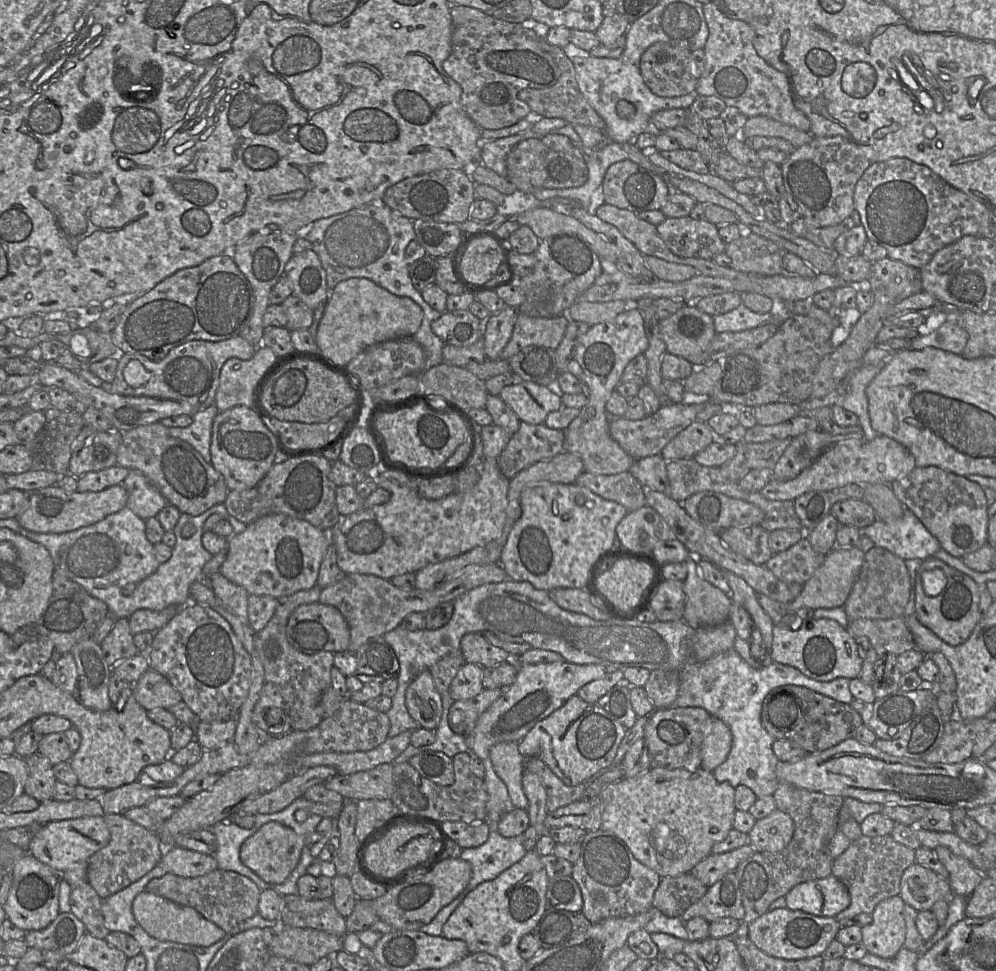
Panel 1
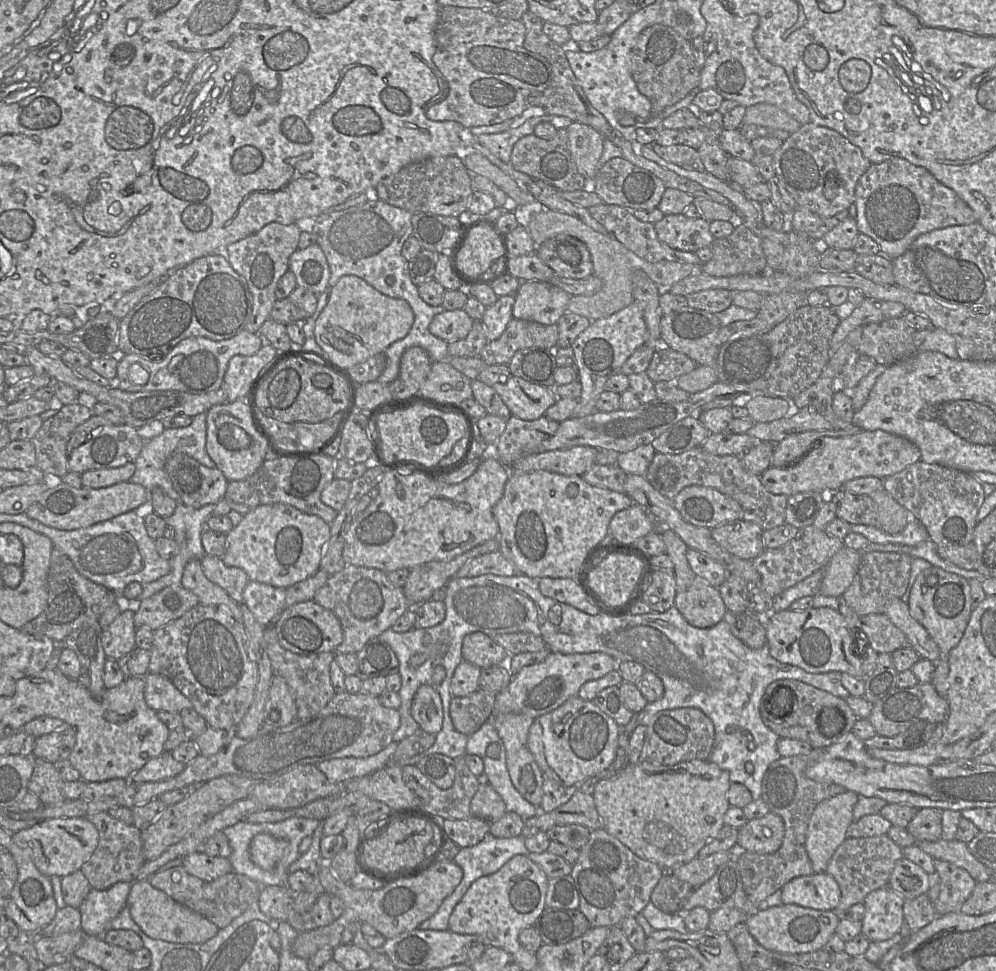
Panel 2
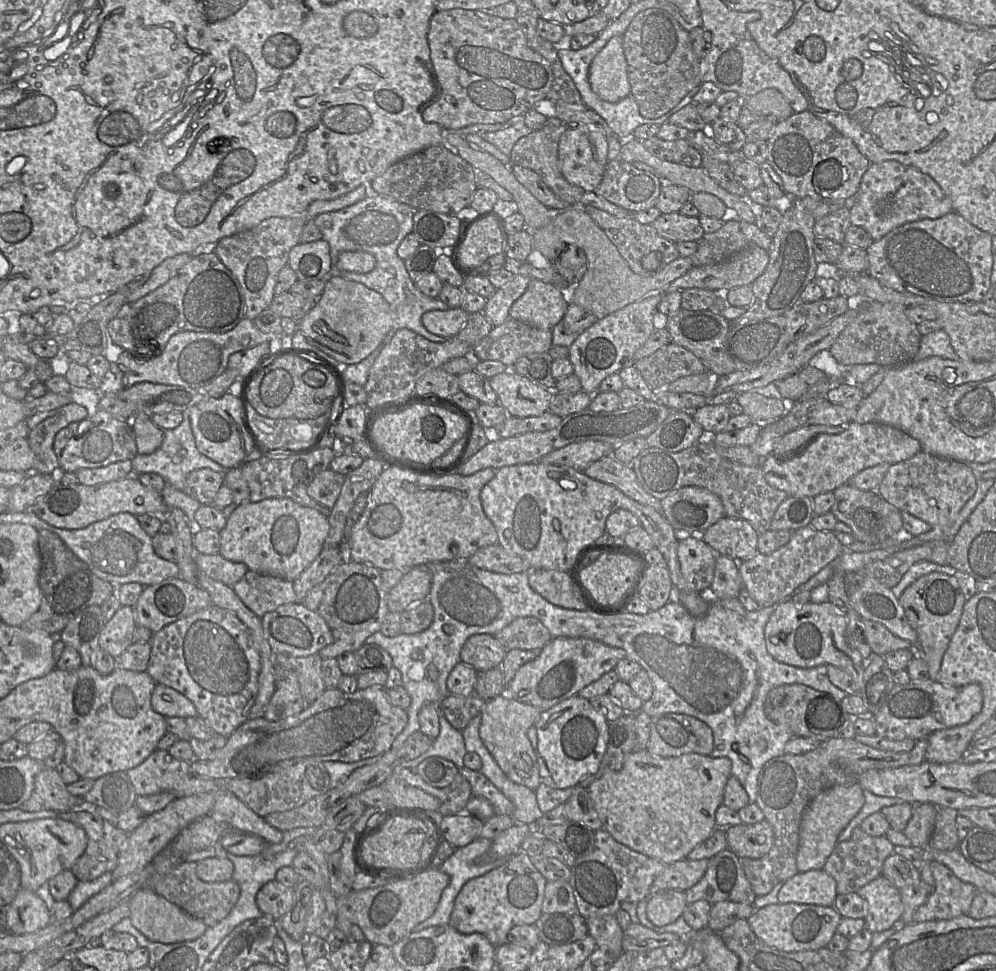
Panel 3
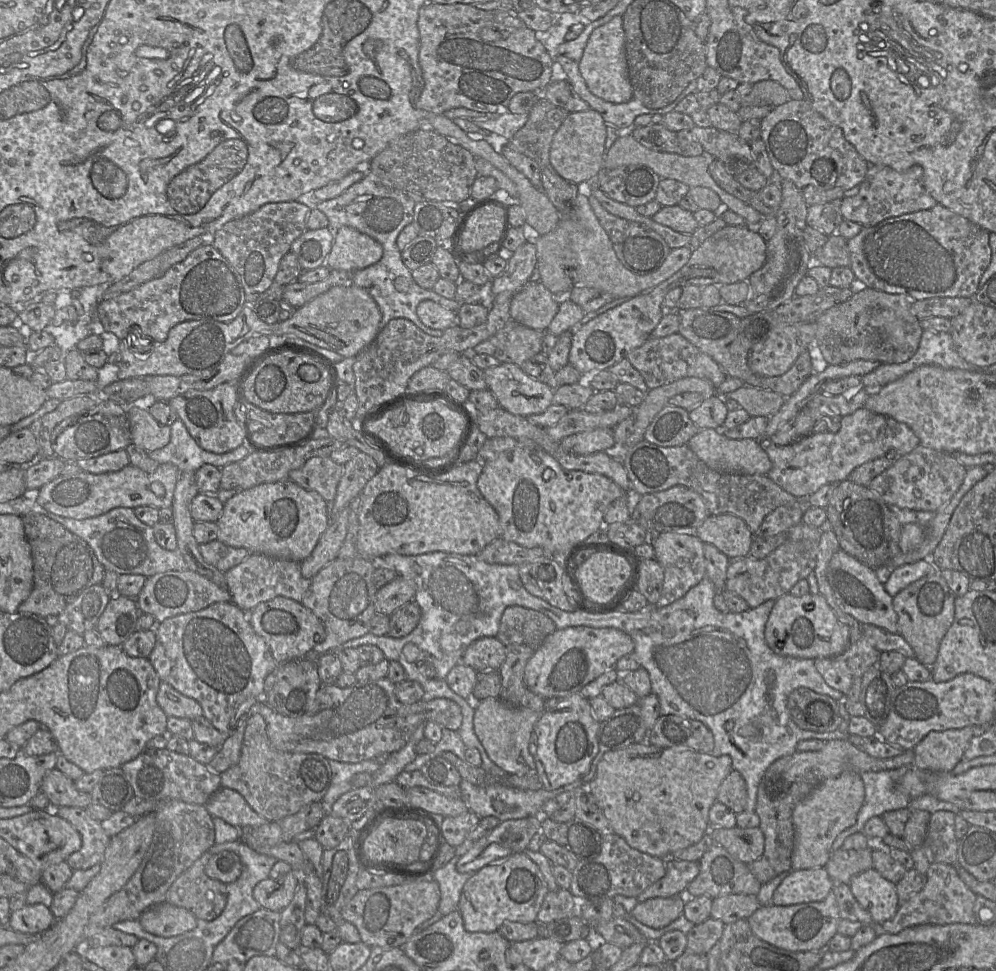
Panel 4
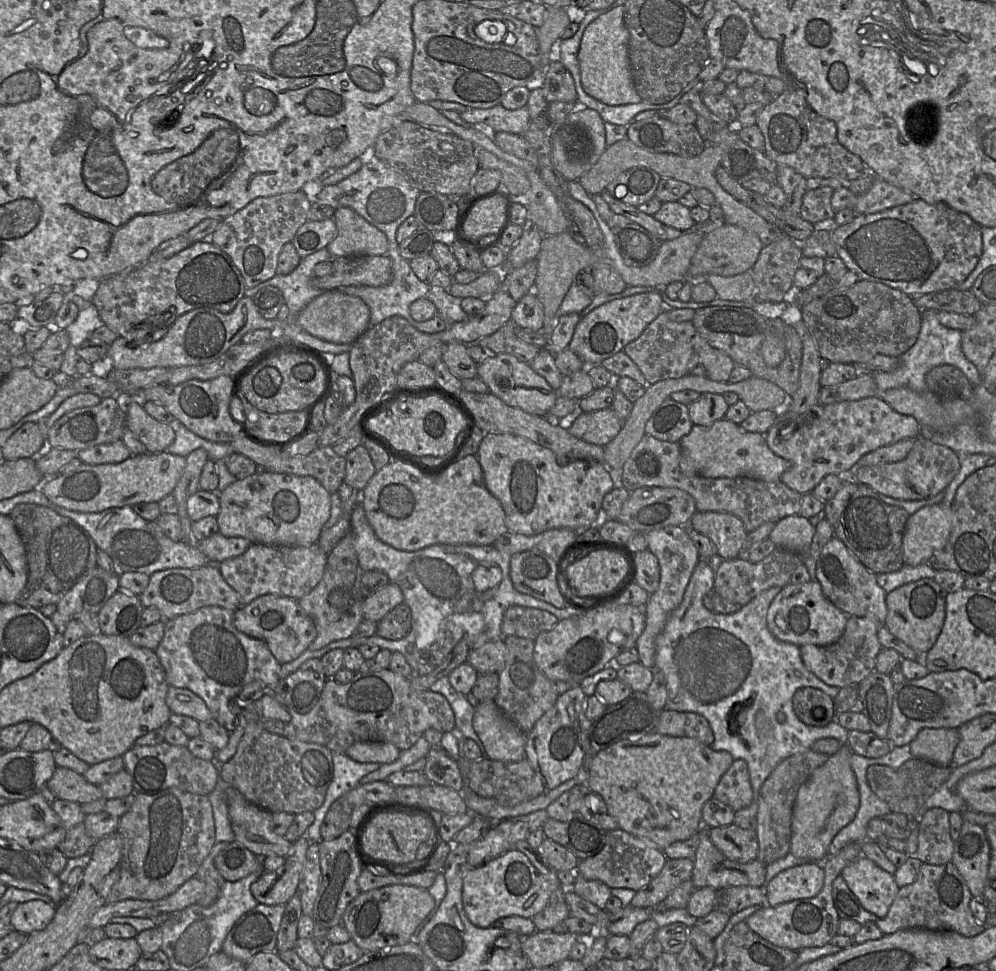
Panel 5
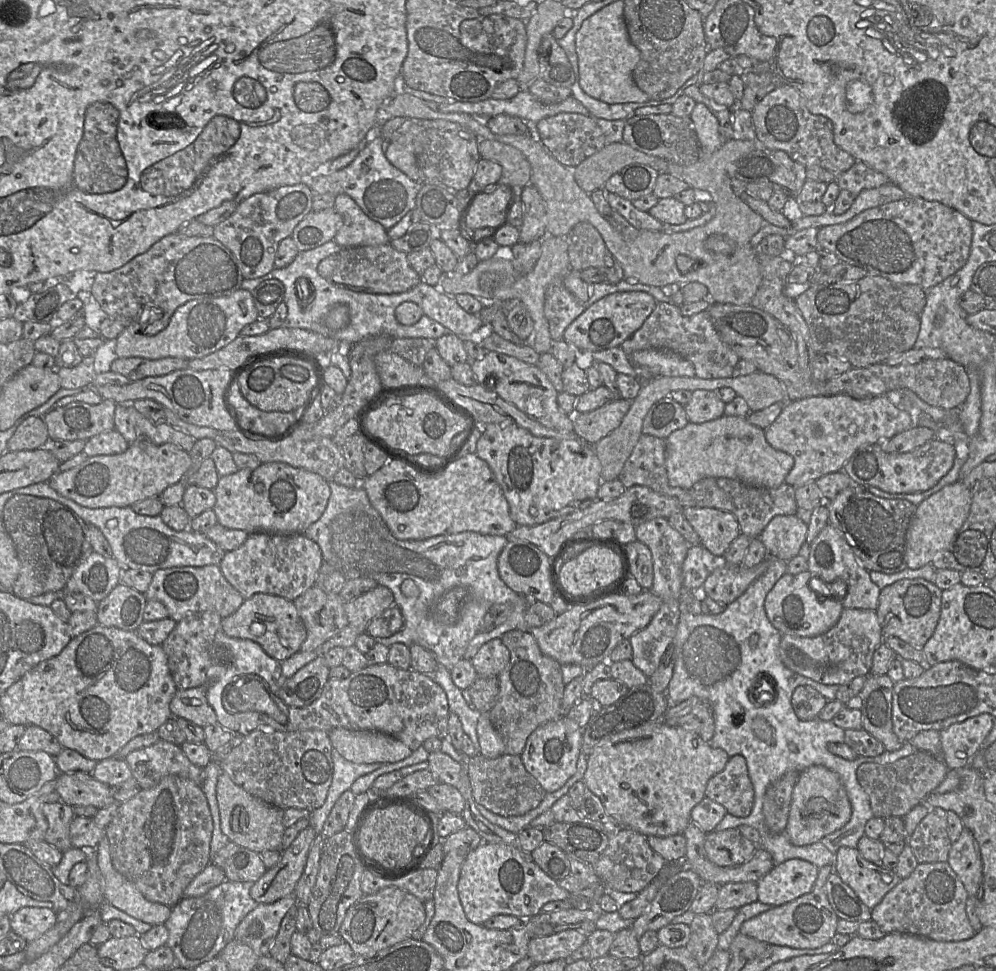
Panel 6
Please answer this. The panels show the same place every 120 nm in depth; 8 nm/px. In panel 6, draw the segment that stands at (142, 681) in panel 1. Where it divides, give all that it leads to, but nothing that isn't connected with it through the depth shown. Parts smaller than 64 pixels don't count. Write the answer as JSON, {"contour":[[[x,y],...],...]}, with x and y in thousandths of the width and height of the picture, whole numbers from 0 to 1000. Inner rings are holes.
{"contour":[[[208,706],[178,711],[171,723],[171,732],[176,739],[184,738],[203,750],[217,746],[218,737],[207,718]]]}

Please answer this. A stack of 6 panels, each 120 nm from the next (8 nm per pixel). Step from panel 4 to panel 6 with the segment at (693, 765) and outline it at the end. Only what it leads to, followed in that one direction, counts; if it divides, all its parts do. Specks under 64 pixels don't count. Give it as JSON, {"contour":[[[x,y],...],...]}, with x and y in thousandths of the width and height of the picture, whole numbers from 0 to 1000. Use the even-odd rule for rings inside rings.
{"contour":[[[663,743],[654,747],[629,751],[616,757],[608,764],[602,764],[589,781],[589,792],[585,800],[585,805],[603,824],[609,838],[619,843],[624,849],[624,852],[637,855],[649,862],[675,861],[686,859],[694,847],[695,833],[708,821],[708,814],[712,802],[727,792],[732,781],[733,779],[731,779],[729,773],[724,770],[715,769],[712,764],[707,763],[701,756],[684,749],[671,748],[666,743]]]}

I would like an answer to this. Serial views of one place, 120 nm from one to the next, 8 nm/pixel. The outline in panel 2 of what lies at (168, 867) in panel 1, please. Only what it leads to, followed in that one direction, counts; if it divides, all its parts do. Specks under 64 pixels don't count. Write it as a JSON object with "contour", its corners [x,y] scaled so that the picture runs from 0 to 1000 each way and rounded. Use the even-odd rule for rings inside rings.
{"contour":[[[205,877],[186,882],[182,892],[189,900],[205,907],[213,907],[233,897],[228,883],[211,882]]]}

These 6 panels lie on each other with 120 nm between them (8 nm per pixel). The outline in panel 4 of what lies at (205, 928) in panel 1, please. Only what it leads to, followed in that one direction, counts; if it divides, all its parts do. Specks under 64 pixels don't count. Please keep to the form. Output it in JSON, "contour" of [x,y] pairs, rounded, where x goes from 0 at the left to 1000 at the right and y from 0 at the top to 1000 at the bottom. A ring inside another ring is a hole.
{"contour":[[[166,928],[145,937],[140,949],[151,959],[164,964],[178,964],[198,954],[198,946],[191,938]]]}

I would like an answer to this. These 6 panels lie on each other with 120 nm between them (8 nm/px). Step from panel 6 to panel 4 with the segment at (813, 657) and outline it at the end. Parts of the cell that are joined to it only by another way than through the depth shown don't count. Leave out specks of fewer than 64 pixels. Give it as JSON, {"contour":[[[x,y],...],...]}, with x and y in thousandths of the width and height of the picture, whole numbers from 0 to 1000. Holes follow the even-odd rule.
{"contour":[[[865,654],[843,675],[819,678],[817,685],[828,702],[847,716],[851,714],[856,702],[865,698],[867,693],[884,680],[885,670],[881,669]]]}

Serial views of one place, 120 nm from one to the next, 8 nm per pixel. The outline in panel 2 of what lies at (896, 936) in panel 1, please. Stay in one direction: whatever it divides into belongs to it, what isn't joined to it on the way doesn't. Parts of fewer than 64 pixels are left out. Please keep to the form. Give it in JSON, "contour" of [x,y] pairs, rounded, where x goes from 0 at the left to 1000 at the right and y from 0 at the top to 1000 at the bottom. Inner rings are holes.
{"contour":[[[893,911],[874,918],[866,931],[865,962],[873,970],[888,969],[897,965],[907,954],[909,925]]]}

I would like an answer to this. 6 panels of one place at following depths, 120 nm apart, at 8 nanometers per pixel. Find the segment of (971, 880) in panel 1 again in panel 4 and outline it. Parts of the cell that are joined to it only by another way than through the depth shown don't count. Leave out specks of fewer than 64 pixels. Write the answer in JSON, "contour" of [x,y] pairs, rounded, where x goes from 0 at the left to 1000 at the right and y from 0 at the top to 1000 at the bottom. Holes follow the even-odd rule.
{"contour":[[[935,889],[928,913],[909,929],[905,929],[898,944],[886,951],[884,957],[891,961],[902,961],[911,955],[925,952],[979,952],[979,925],[980,921],[963,903],[960,891]]]}

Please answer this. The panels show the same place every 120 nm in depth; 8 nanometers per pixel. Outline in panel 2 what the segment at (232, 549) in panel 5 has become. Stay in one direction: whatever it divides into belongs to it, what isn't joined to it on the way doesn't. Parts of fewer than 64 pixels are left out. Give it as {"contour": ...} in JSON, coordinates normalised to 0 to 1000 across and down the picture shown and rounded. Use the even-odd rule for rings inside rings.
{"contour":[[[206,572],[202,581],[212,599],[221,604],[239,622],[245,620],[244,609],[250,596],[244,586],[228,583],[222,574],[211,572]]]}

